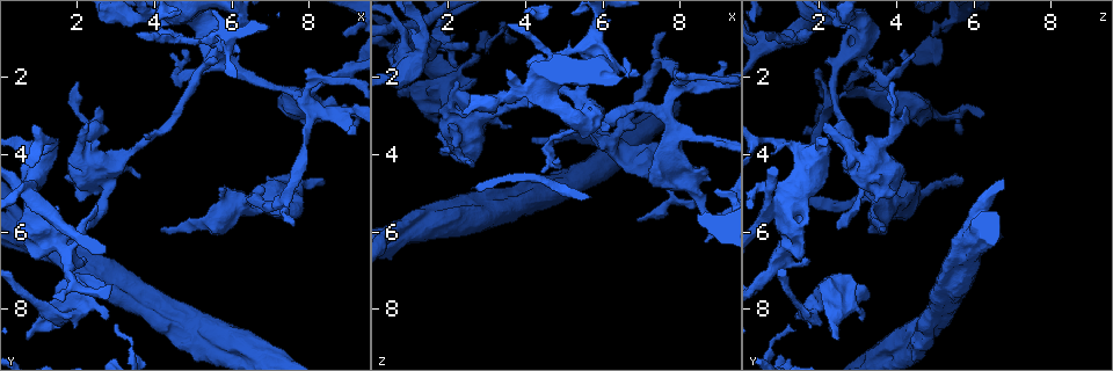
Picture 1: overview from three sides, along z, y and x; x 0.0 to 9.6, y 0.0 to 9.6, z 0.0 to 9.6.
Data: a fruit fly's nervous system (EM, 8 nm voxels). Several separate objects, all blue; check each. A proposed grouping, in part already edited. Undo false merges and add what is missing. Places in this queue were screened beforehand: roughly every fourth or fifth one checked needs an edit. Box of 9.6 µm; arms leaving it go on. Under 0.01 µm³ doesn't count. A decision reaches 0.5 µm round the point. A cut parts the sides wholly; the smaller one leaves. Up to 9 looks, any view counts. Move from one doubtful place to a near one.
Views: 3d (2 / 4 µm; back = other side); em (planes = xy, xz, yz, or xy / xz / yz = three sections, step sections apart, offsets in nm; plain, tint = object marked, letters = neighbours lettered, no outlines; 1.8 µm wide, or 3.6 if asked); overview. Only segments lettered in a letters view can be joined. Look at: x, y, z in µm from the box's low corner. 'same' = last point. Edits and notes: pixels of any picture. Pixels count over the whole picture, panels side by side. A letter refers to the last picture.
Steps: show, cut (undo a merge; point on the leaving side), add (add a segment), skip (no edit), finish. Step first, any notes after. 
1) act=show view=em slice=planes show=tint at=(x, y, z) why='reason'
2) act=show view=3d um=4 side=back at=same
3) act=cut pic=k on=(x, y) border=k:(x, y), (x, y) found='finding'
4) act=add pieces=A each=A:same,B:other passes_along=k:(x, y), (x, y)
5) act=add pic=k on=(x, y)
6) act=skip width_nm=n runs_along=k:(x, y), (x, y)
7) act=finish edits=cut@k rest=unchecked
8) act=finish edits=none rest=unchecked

act=show view=em slice=xy step=8 show=letters at=(7.55, 5.90, 0.85) why='thin end'

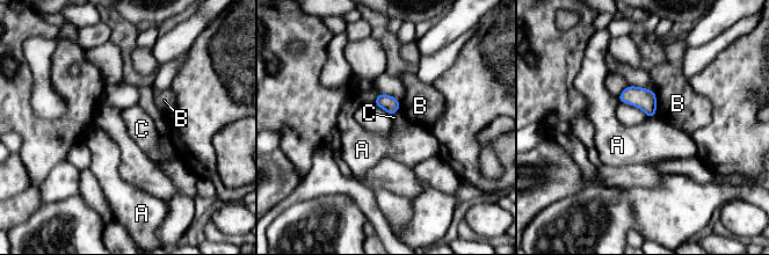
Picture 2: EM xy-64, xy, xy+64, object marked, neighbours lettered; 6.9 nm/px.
act=skip each=A:other,B:other,C:other border=2:(647, 117), (654, 118) found='no lettered segment goes on from it'

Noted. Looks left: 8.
act=show view=3d um=4 at=(7.00, 5.20, 4.20) why='sudden change in width'

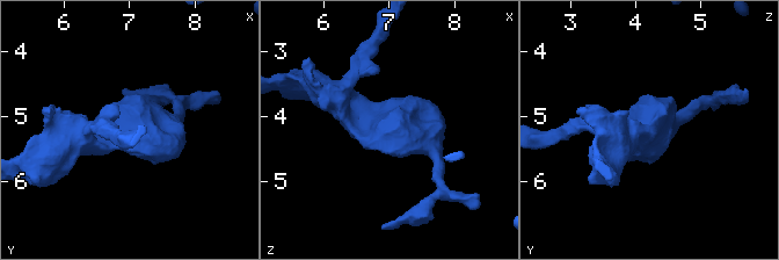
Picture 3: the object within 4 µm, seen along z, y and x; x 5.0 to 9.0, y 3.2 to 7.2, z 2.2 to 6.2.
act=show view=em um=3.6 slice=planes show=tint at=(7.00, 5.20, 4.25) arm_widths_nm=260,260

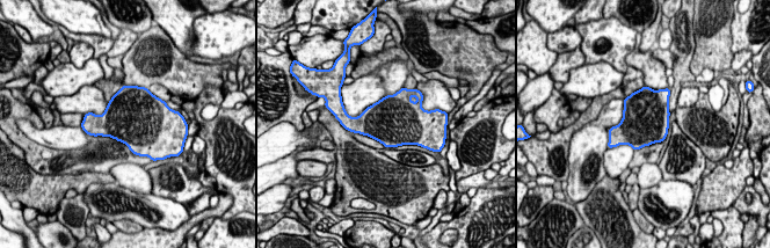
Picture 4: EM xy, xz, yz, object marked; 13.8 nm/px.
act=show view=em um=3.6 slice=planes show=letters at=same why='what lies round it'

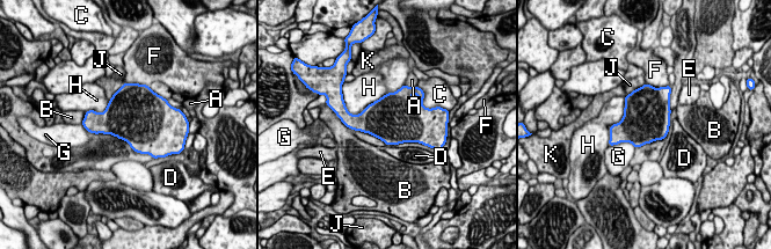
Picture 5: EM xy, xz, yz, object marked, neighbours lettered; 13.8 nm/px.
act=skip width_nm=650 each=A:other,B:other,C:other,D:other,E:other,F:other,G:other,H:other,J:other,K:other border=5:(404, 85), (358, 114), (348, 112) found='continuous, no second neuron'

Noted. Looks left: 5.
act=show view=3d um=4 at=(7.90, 2.60, 2.25) why='sharp bend'

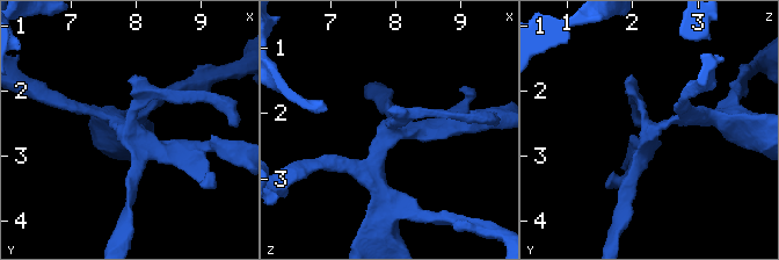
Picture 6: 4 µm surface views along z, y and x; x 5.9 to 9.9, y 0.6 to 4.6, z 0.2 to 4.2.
act=show view=em slice=planes show=tint at=(7.90, 2.65, 2.30) why='now the EM'

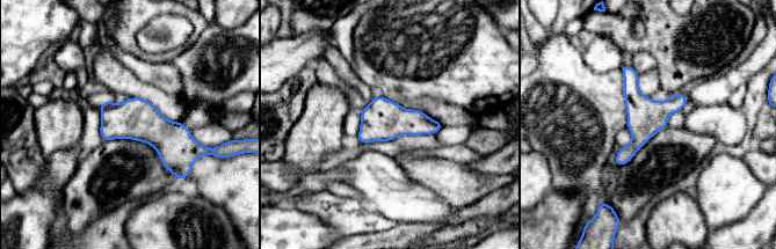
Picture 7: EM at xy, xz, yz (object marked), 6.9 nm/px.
act=show view=em slice=planes show=letters at=same why='see the neighbours'

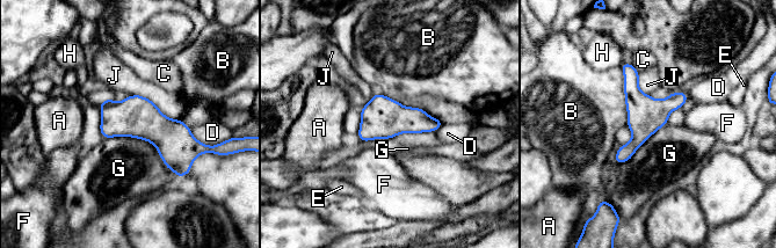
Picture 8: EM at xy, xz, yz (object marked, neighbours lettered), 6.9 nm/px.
act=skip width_nm=260 each=A:other,B:other,C:other,D:other,E:other,F:other,G:other,H:other,J:other runs_along=8:(624, 66), (638, 138), (618, 160) found='one neuron here'

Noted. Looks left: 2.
act=show view=em slice=planes show=letters at=(2.65, 7.25, 2.15) why='branch stops here'

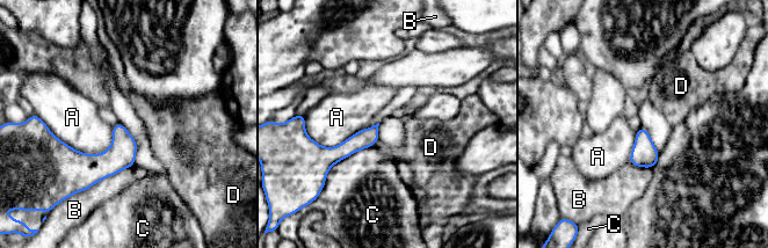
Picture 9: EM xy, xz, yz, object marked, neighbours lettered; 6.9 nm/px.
act=skip each=A:other,B:other,C:other,D:other runs_along=9:(375, 128), (331, 162) found='none of them fits'

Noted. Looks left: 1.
act=finish edits=none rest=unchecked

